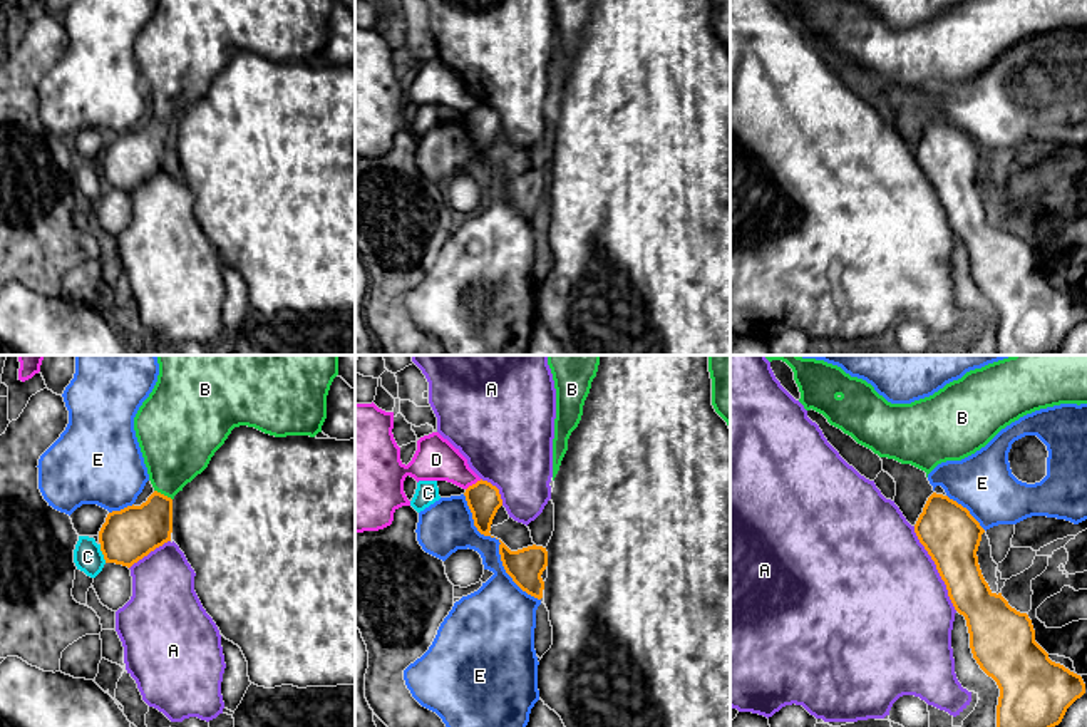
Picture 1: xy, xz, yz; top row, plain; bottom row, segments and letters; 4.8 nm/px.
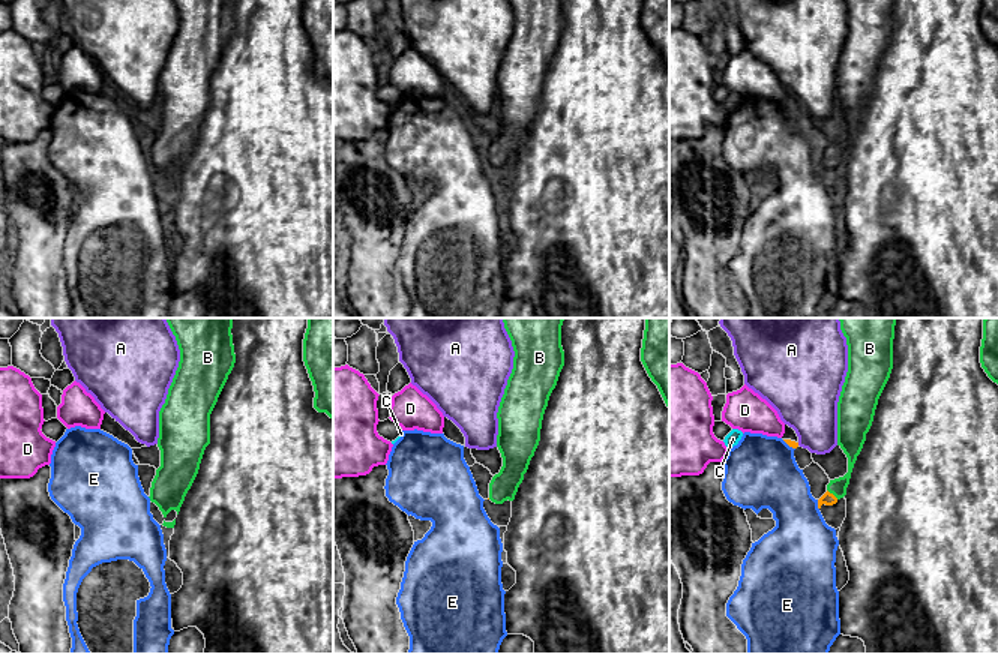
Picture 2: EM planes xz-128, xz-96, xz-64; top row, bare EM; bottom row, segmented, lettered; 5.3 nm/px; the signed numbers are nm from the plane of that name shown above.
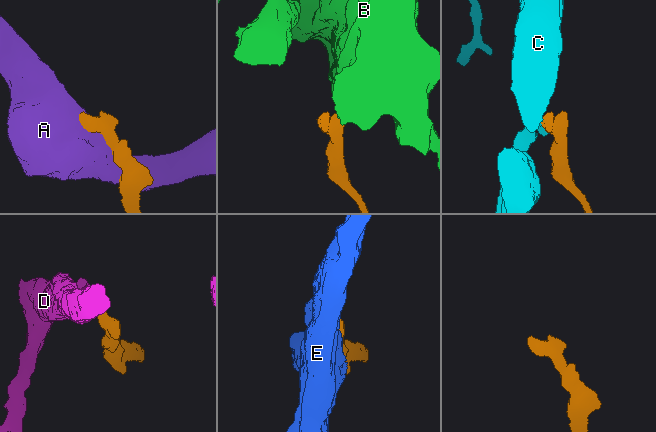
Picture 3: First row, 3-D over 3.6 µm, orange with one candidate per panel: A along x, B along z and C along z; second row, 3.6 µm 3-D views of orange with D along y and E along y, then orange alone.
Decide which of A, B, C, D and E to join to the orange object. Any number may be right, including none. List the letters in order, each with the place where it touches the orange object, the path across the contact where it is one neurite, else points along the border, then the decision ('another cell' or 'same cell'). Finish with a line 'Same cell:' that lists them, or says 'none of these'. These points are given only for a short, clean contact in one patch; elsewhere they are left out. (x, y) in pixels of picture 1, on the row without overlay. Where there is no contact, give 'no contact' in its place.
A: meets orange in yz at (937, 193); another cell
B: meets orange in xy at (163, 119); runs through xy (129, 159), (159, 129), (163, 119), (176, 69); same cell
C: meets orange in xy at (103, 178); another cell
D: meets orange in xz at (473, 109); border along xz (481, 104), (466, 114); another cell
E: meets orange in xz at (499, 171); another cell
Same cell: B

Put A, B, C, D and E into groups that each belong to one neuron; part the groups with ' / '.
A / B / C / D / E

